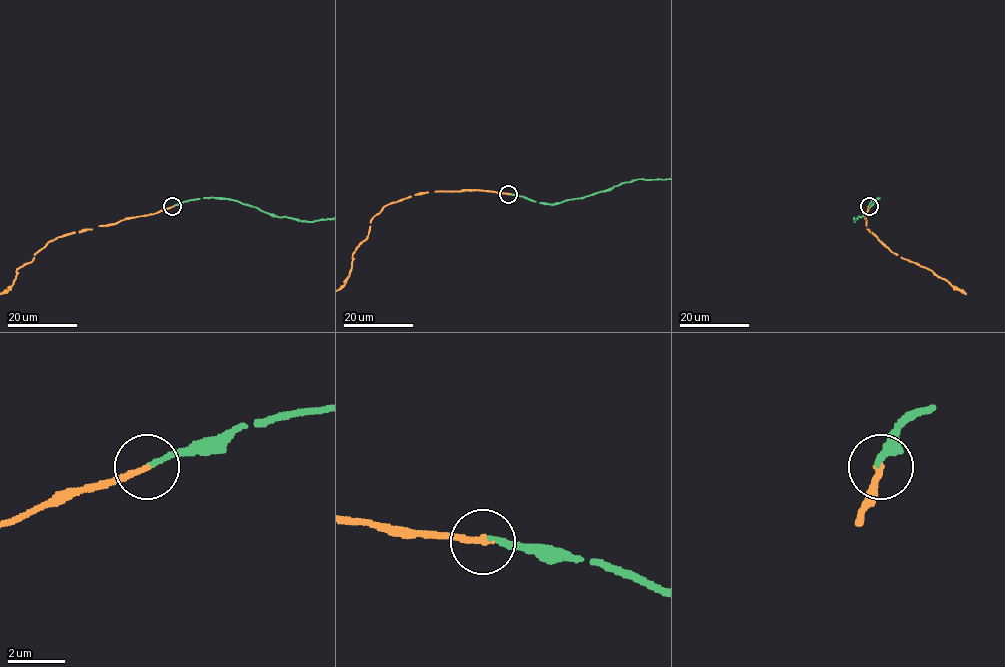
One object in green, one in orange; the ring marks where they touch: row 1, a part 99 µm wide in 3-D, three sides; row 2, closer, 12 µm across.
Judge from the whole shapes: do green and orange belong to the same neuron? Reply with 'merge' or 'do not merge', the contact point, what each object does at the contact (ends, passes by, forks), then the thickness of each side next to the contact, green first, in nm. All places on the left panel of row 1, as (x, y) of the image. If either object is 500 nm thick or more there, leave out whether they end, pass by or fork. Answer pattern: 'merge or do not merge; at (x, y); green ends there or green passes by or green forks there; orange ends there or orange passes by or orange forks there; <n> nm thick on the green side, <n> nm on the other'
merge; at (172, 206); green ends there; orange ends there; 170 nm thick on the green side, 240 nm on the other

